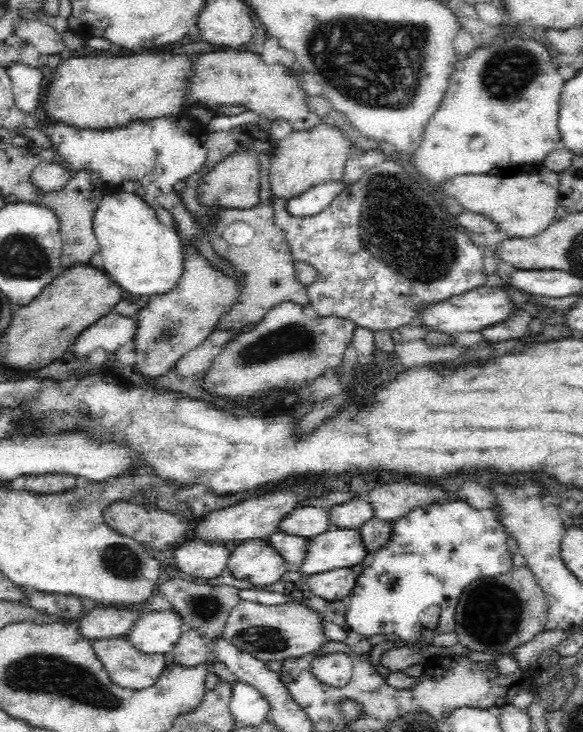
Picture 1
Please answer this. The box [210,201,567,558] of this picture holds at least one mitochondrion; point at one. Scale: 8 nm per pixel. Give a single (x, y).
(296, 337)

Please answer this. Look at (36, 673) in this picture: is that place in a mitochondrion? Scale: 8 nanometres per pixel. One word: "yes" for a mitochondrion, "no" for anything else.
yes

